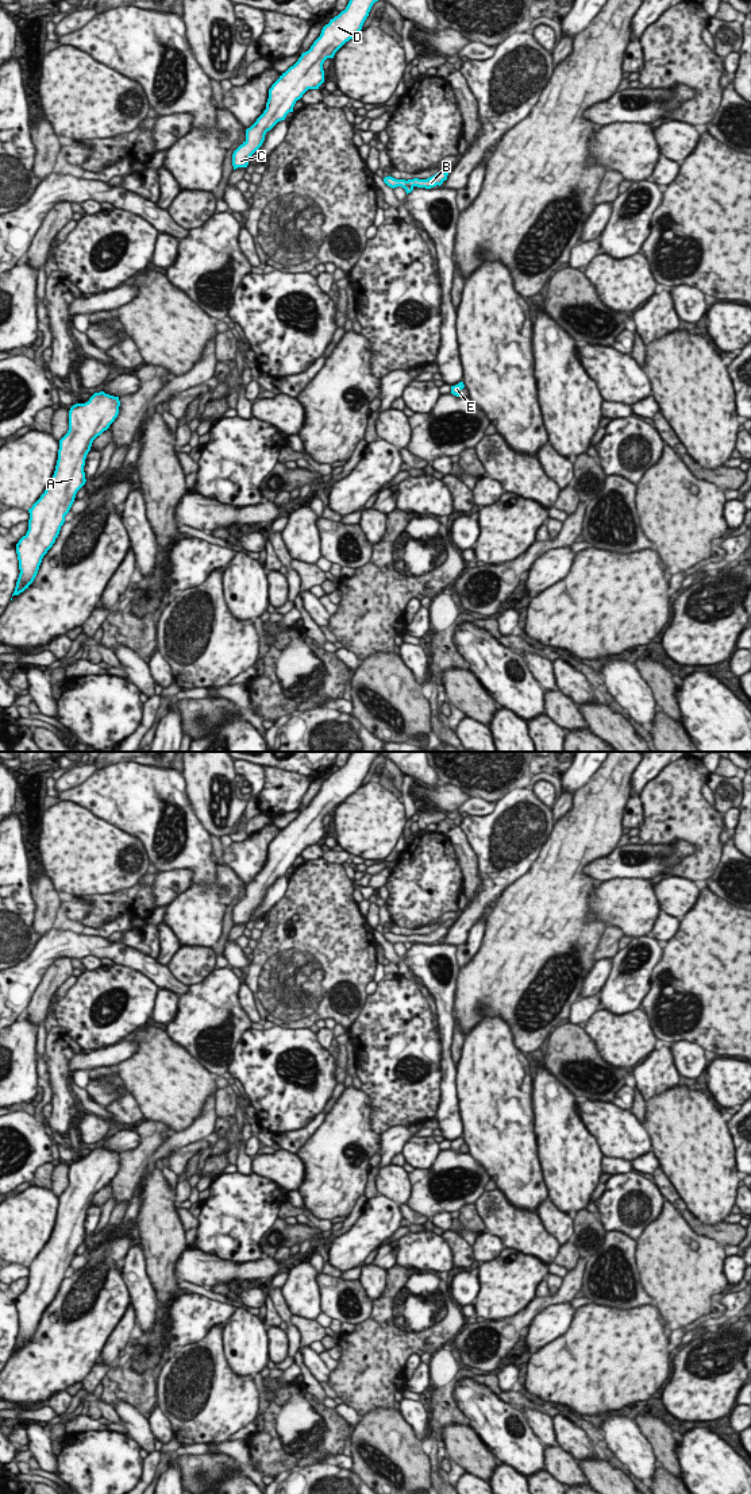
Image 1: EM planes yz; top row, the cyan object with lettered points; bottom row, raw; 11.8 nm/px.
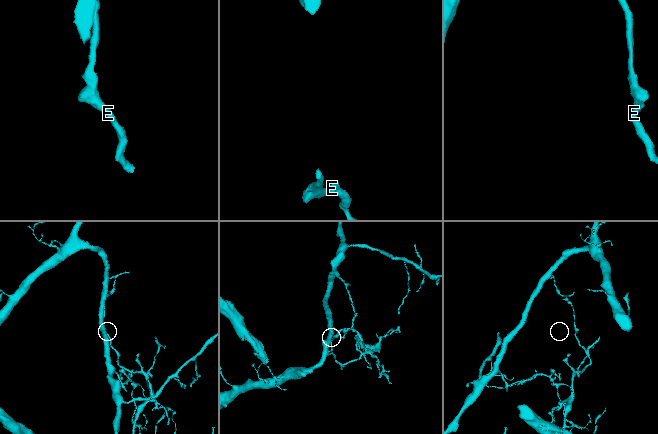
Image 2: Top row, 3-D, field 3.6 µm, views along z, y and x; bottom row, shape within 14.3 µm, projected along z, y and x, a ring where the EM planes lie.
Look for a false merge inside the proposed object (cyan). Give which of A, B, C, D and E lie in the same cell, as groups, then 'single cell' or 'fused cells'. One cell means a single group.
groups A B C D / E; fused cells

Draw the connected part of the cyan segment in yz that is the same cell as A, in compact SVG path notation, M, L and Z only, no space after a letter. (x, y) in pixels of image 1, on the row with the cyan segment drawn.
M100 391L88 402L70 408L69 431L59 440L53 479L28 509L28 530L16 544L20 574L12 597L23 592L34 582L43 556L59 534L77 491L86 482L84 466L92 443L115 421L119 406L119 397Z

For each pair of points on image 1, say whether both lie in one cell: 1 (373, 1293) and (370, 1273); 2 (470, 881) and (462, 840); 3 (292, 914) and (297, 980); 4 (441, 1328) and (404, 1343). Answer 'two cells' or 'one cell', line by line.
1: one cell
2: one cell
3: one cell
4: one cell

